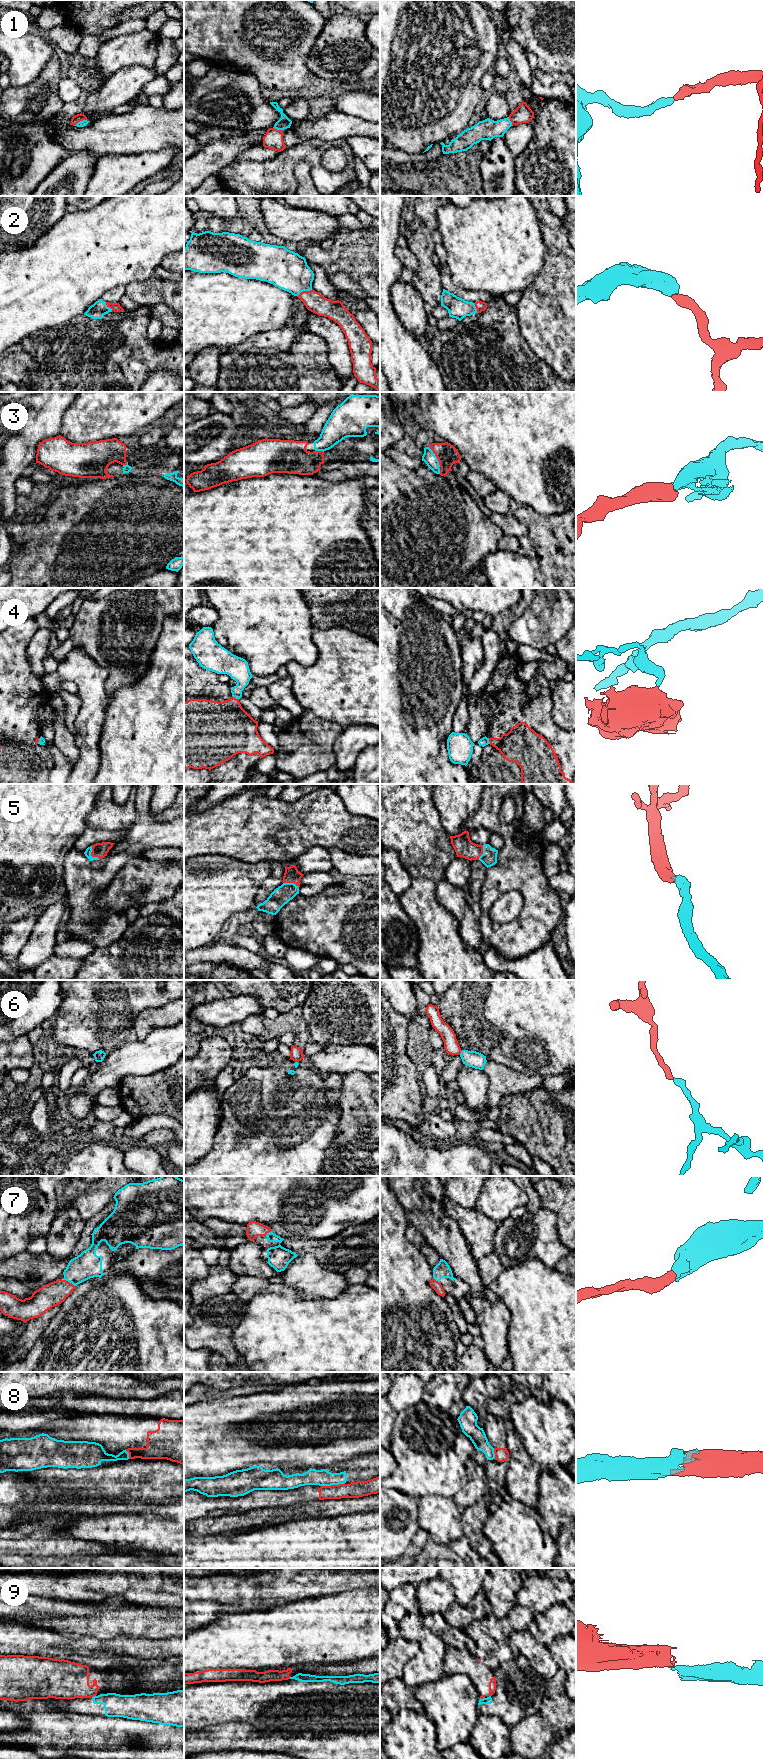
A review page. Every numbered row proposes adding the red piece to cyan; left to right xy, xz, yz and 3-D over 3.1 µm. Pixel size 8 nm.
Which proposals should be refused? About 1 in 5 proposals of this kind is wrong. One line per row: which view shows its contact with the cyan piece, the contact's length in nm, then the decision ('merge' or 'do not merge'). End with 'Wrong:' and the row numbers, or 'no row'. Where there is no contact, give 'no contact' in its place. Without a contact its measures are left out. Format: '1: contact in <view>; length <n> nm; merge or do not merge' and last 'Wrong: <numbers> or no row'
1: contact in xy; length 120 nm; merge
2: contact in xz; length 130 nm; merge
3: contact in yz; length 110 nm; merge
4: contact in xz; length 70 nm; do not merge
5: contact in xy; length 120 nm; merge
6: contact in yz; length 40 nm; merge
7: contact in xz; length 70 nm; merge
8: contact in xz; length 190 nm; do not merge
9: contact in xy; length 40 nm; do not merge
Wrong: 4, 8, 9

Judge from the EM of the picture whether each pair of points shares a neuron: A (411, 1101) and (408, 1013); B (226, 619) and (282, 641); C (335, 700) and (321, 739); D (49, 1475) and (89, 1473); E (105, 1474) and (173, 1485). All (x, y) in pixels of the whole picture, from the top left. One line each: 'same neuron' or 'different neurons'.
A: different neurons
B: same neuron
C: different neurons
D: same neuron
E: same neuron

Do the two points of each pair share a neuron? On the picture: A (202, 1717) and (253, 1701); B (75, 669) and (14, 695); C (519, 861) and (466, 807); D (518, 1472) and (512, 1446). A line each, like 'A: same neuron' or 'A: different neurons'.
A: same neuron
B: different neurons
C: different neurons
D: same neuron

